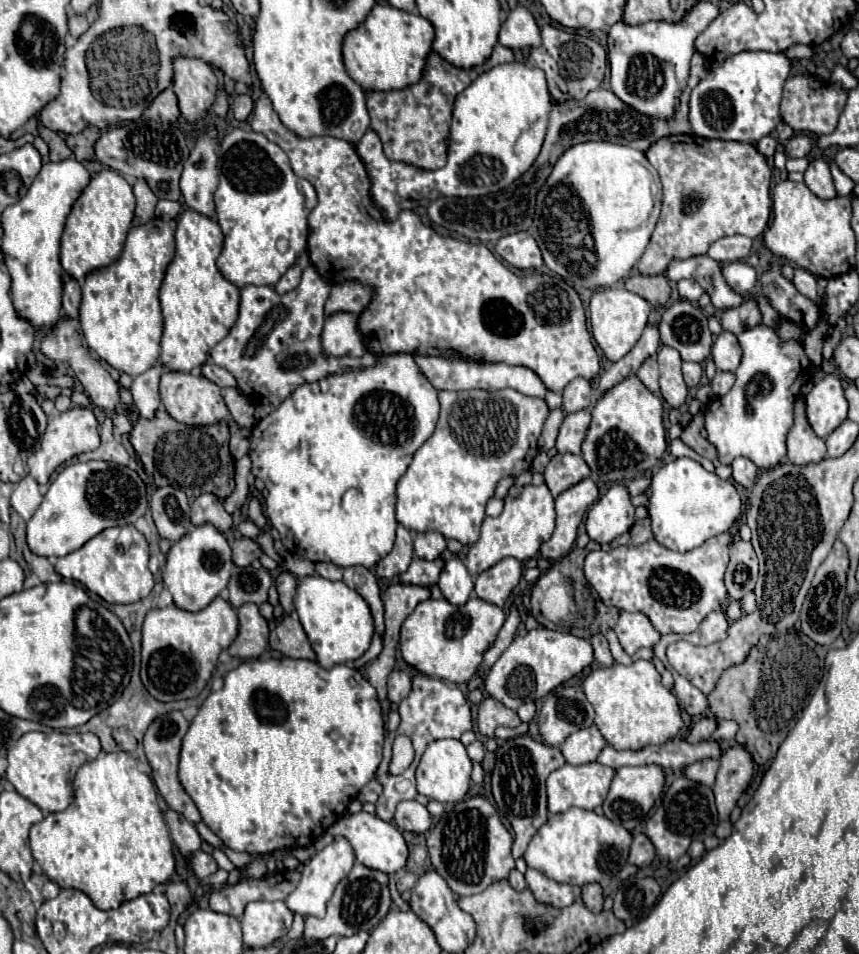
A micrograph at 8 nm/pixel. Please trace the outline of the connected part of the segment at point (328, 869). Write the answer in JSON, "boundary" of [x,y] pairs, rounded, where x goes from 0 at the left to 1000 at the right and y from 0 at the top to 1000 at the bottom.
{"boundary":[[[390,877],[390,882],[385,886],[381,886],[378,890],[374,890],[371,894],[367,894],[357,905],[350,906],[347,910],[350,915],[350,923],[343,930],[343,934],[334,940],[334,951],[341,957],[348,957],[353,961],[376,961],[378,957],[378,949],[385,942],[392,926],[411,911],[413,905],[413,894],[406,886],[406,882],[402,877]]]}

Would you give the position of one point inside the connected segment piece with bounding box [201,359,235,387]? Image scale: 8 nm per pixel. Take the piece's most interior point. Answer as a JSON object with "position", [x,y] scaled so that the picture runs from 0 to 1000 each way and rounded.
{"position":[255,394]}

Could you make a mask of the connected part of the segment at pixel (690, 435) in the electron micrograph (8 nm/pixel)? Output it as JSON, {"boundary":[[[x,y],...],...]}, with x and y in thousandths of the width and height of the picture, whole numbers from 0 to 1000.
{"boundary":[[[811,433],[811,435],[807,437],[807,441],[795,450],[793,460],[795,460],[804,471],[809,471],[814,477],[818,477],[818,479],[823,479],[823,481],[832,483],[832,481],[835,481],[832,469],[830,469],[830,466],[828,466],[818,456],[816,456],[816,450],[821,448],[821,445],[818,445],[818,441],[821,441],[818,433]]]}

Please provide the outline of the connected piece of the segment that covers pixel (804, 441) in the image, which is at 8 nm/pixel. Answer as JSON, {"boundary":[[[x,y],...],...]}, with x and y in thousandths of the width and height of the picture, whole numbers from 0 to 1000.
{"boundary":[[[928,418],[925,422],[925,443],[916,456],[916,481],[930,490],[942,485],[953,485],[963,479],[960,462],[953,460],[939,437],[937,437],[937,425],[935,418]]]}

